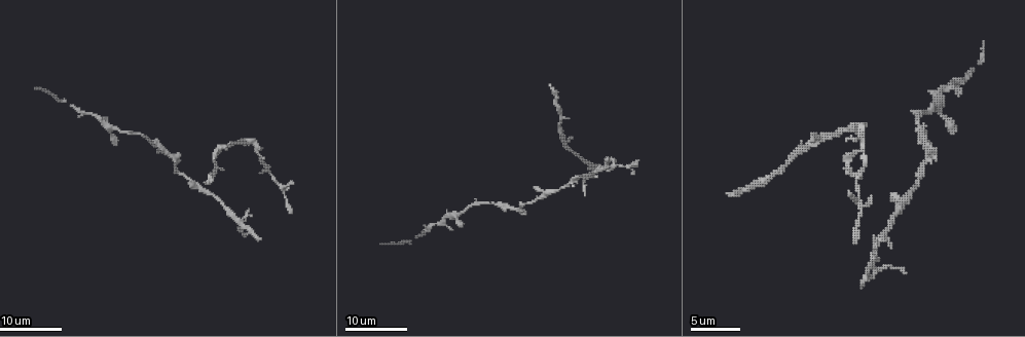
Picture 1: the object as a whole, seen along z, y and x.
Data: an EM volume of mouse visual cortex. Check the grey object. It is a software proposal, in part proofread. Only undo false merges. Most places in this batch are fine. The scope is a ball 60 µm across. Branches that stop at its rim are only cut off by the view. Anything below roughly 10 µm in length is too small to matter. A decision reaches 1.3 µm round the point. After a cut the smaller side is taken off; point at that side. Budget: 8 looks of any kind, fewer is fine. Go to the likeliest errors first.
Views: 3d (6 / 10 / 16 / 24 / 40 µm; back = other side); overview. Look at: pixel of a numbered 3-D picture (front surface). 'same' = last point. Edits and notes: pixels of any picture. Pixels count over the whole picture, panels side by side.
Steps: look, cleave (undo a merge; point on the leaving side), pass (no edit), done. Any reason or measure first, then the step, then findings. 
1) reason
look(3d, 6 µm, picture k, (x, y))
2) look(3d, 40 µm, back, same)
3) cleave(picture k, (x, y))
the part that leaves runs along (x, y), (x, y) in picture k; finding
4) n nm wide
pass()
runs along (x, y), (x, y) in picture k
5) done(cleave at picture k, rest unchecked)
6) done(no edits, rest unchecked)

looks like a crossing
look(3d, 16 µm, picture 1, (227, 212))

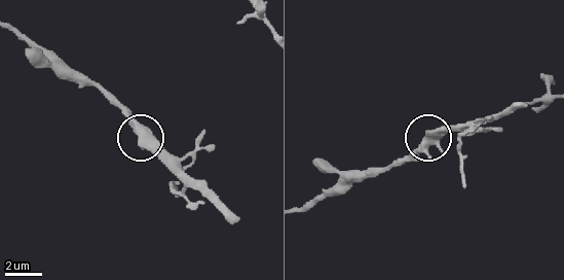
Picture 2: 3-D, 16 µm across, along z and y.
look(3d, 10 µm, picture 2, (424, 139))

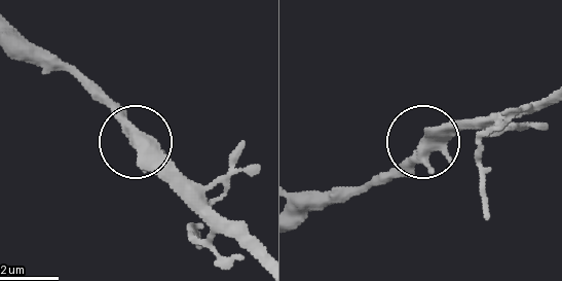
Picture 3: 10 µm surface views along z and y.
pass()
runs along (144, 145), (82, 81) in picture 3; one cell here

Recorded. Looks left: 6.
three arms meet
look(3d, 16 µm, picture 1, (270, 176))

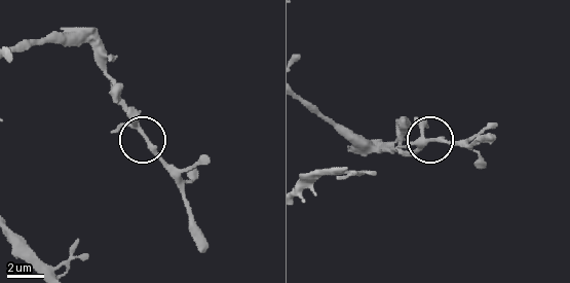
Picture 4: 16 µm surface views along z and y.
look(3d, 6 µm, picture 4, (143, 134))

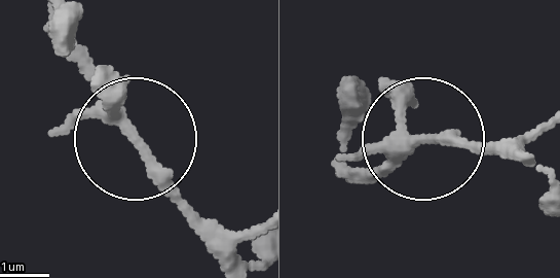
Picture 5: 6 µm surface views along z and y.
3 arms
pass()
continuous, no second cell

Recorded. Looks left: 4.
three-way junction
look(3d, 24 µm, picture 1, (943, 90))

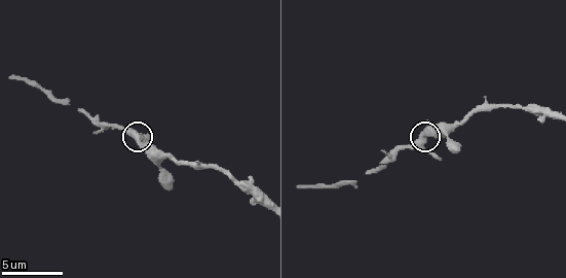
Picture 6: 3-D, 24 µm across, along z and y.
zoom in
look(3d, 10 µm, picture 6, (133, 133))

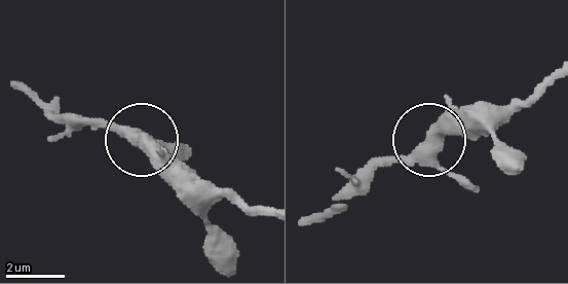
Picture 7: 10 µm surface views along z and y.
look(3d, 6 µm, picture 7, (144, 146))

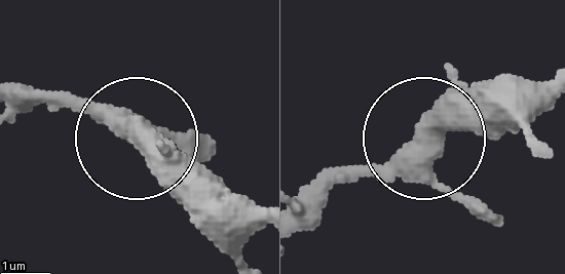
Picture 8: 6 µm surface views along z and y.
400 nm wide
pass()
continuous, no second cell

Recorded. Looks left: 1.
calibre changes
look(3d, 10 µm, picture 6, (379, 167))

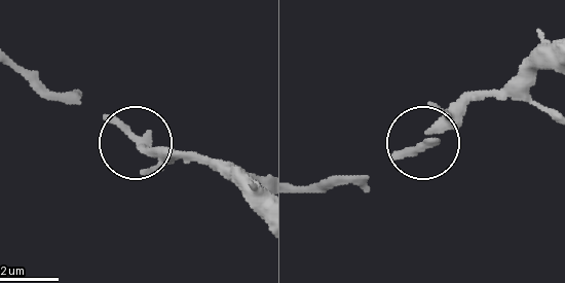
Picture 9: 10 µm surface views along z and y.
300 nm wide
pass()
all the same cell

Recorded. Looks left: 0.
done(no edits, rest unchecked)

